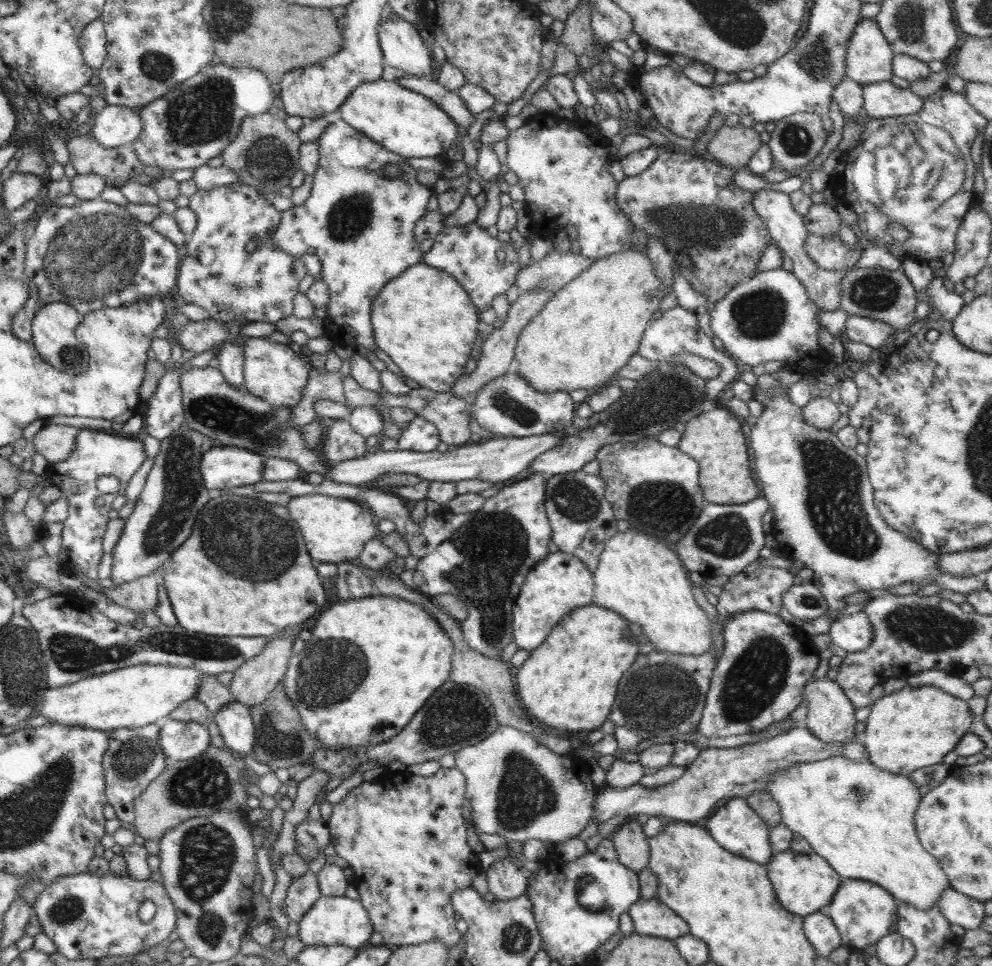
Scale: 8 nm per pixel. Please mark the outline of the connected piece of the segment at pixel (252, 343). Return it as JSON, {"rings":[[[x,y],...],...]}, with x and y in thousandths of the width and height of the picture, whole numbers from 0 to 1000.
{"rings":[[[247,349],[244,356],[246,365],[246,393],[250,407],[267,414],[273,421],[284,422],[298,420],[304,412],[310,398],[310,376],[294,362],[291,356],[282,356],[272,351]]]}

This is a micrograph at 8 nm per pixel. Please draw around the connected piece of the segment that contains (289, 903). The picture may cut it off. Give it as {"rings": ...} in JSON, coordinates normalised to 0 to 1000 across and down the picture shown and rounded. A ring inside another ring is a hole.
{"rings":[[[313,900],[301,908],[295,908],[286,933],[286,944],[293,953],[301,954],[306,945],[323,930],[320,906]]]}

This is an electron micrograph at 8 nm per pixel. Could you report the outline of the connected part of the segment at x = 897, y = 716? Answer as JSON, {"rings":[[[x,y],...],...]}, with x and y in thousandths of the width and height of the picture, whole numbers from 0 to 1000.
{"rings":[[[940,709],[911,712],[891,719],[877,731],[869,770],[875,780],[875,789],[885,795],[916,803],[931,793],[944,796],[951,785],[964,775],[970,762],[978,758],[978,749],[984,745],[975,726],[962,722]]]}

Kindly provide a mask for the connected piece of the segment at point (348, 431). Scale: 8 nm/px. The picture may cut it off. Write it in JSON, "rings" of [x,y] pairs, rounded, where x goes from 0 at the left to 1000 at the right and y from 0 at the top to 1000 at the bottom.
{"rings":[[[341,434],[327,436],[327,446],[323,471],[332,480],[359,476],[374,467],[369,463],[369,452],[357,447],[352,436]]]}

